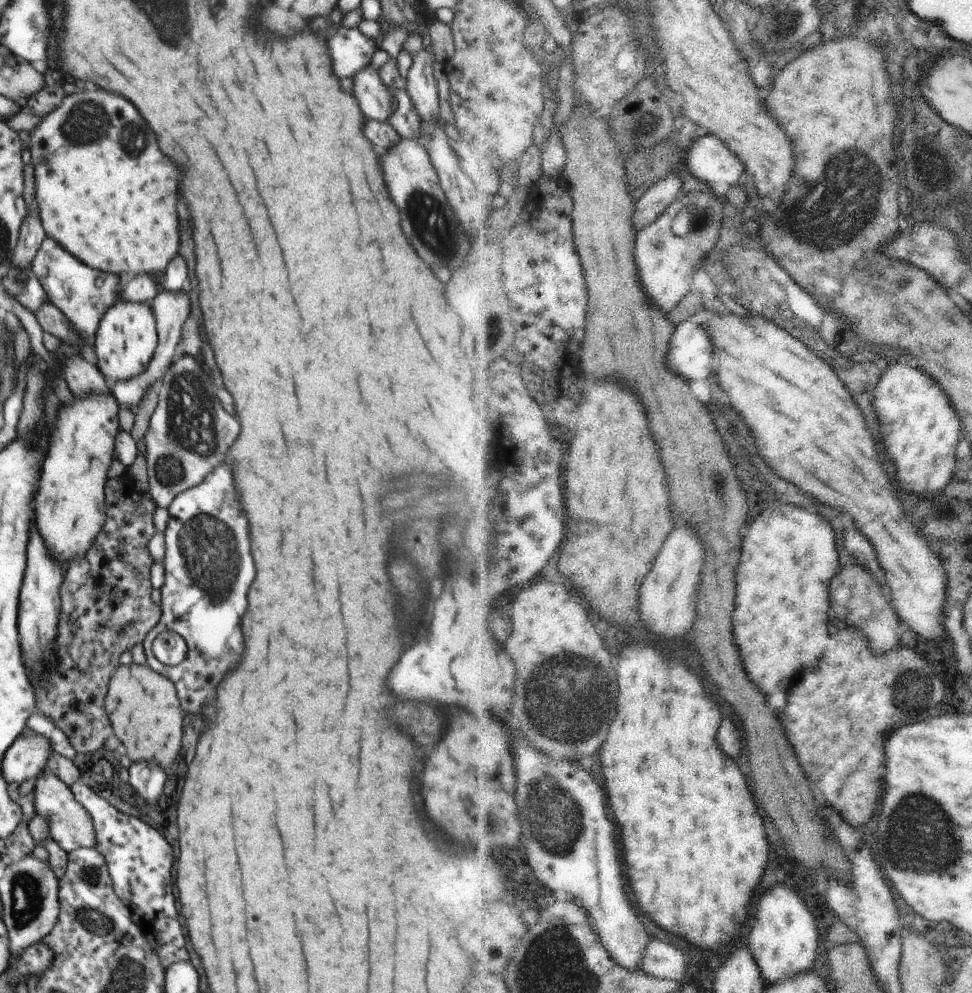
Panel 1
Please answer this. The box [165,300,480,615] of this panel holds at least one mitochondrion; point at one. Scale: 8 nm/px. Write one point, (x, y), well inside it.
(199, 534)

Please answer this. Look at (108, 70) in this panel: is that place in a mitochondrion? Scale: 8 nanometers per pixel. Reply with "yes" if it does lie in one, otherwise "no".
no

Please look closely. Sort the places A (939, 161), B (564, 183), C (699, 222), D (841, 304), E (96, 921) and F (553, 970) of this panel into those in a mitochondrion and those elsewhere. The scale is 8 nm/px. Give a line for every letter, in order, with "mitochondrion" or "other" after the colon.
A: mitochondrion
B: other
C: mitochondrion
D: other
E: mitochondrion
F: mitochondrion

